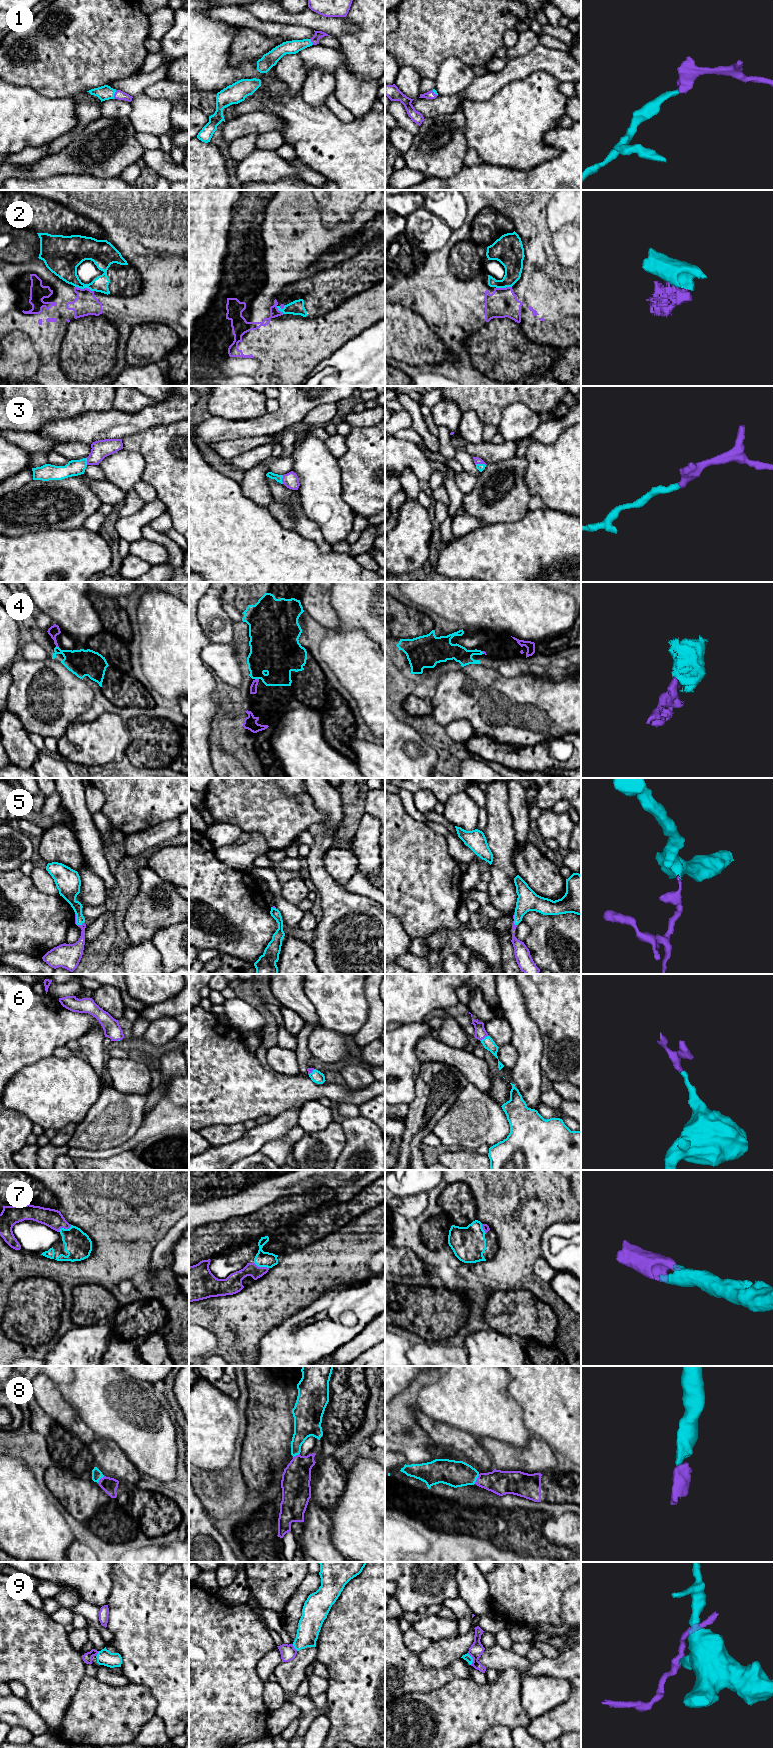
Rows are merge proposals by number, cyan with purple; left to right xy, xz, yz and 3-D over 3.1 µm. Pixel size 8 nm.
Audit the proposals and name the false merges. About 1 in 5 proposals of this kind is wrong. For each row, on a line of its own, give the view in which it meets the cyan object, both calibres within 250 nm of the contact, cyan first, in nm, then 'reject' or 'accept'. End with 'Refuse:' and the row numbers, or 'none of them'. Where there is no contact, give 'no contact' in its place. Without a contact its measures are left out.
1: contact in xy; calibres 120 and 80 nm; accept
2: contact in xy; calibres 220 and 180 nm; reject
3: contact in xz; calibres 60 and 120 nm; accept
4: contact in xz; calibres 340 and 60 nm; accept
5: contact in xy; calibres 140 and 20 nm; accept
6: contact in yz; calibres 90 and 100 nm; accept
7: contact in xz; calibres 130 and 130 nm; accept
8: contact in yz; calibres 200 and 190 nm; accept
9: contact in yz; calibres 60 and 110 nm; accept
Refuse: 2

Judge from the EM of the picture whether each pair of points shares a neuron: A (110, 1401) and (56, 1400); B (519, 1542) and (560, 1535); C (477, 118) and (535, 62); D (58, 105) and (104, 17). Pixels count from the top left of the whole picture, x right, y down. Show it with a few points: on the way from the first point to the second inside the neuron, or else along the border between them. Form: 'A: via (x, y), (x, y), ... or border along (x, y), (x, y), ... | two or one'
A: border along (56, 1386), (64, 1400), (80, 1418) | two
B: border along (550, 1516), (542, 1533), (551, 1542), (567, 1548) | two
C: border along (539, 70), (514, 79), (497, 91) | two
D: border along (39, 93), (51, 98), (71, 97) | two

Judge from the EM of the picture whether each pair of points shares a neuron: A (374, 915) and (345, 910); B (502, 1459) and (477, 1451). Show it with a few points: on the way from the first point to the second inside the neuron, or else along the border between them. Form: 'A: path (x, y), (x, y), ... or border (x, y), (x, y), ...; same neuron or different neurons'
A: path (367, 915), (352, 915); same neuron
B: border (482, 1436), (480, 1444), (494, 1468); different neurons

